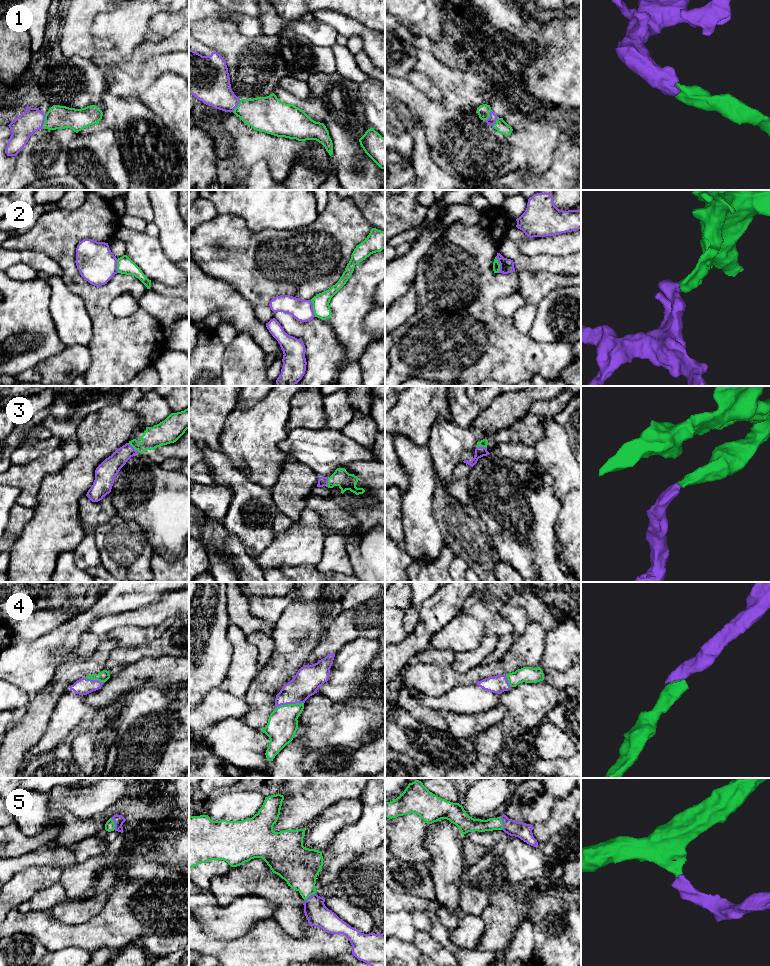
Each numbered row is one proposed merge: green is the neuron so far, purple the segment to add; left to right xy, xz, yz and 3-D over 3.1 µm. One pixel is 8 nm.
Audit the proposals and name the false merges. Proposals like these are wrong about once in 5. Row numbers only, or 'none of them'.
2

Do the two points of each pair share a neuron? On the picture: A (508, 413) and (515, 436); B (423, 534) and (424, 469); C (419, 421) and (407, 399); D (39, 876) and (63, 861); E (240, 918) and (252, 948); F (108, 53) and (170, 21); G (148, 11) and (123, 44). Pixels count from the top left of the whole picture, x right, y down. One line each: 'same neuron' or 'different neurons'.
A: different neurons
B: same neuron
C: same neuron
D: different neurons
E: different neurons
F: different neurons
G: same neuron

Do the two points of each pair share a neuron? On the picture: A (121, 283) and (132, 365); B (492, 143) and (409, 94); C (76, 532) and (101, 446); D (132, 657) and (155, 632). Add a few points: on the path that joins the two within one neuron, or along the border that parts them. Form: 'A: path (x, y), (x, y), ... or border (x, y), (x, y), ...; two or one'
A: path (104, 303), (104, 323), (119, 345); one
B: path (471, 143), (461, 143), (430, 114); one
C: path (70, 511), (70, 484), (80, 473), (82, 467); one
D: border (164, 631), (159, 637), (149, 642), (121, 647); two

